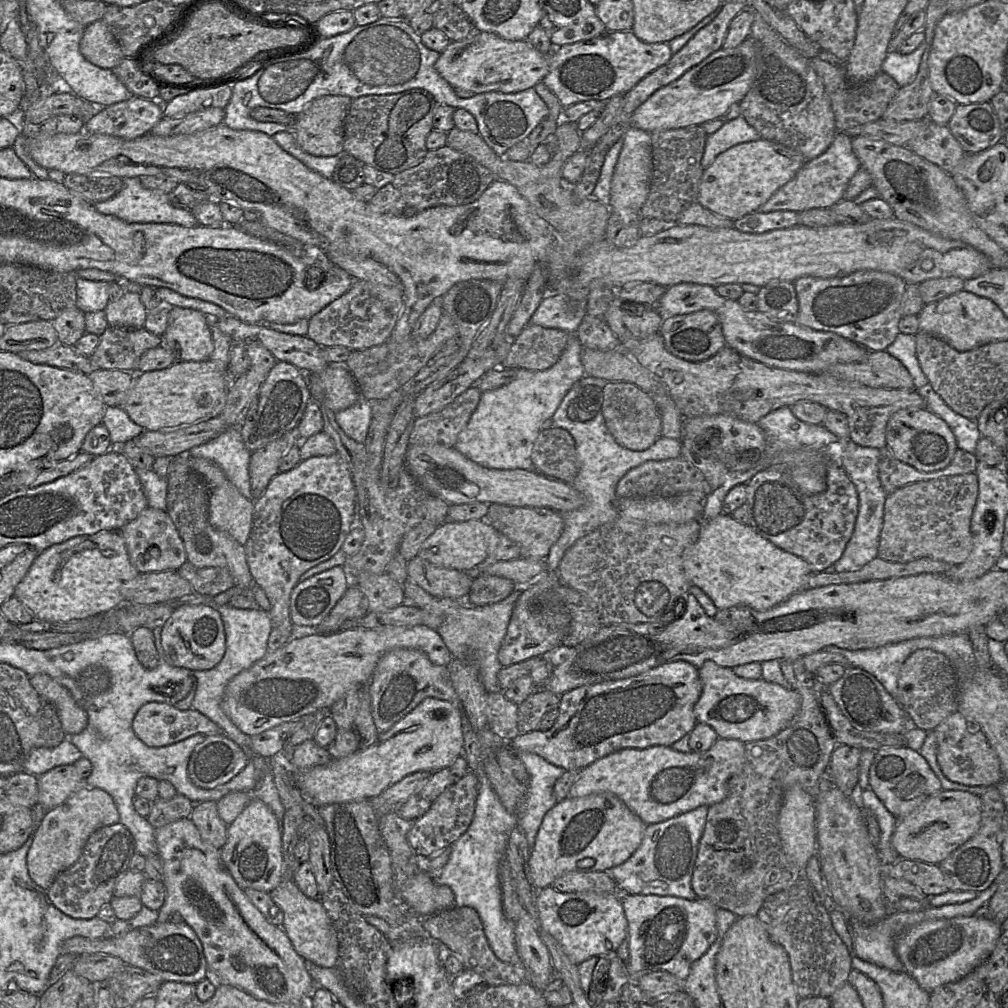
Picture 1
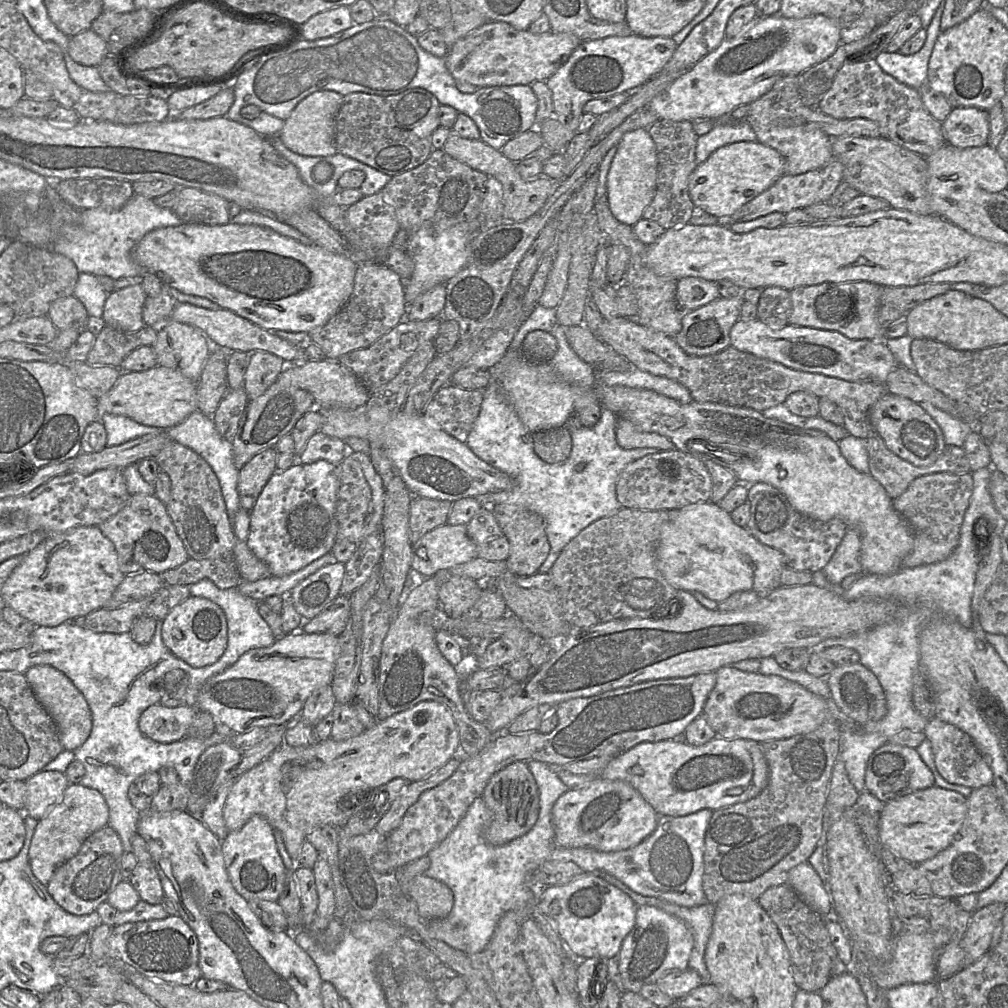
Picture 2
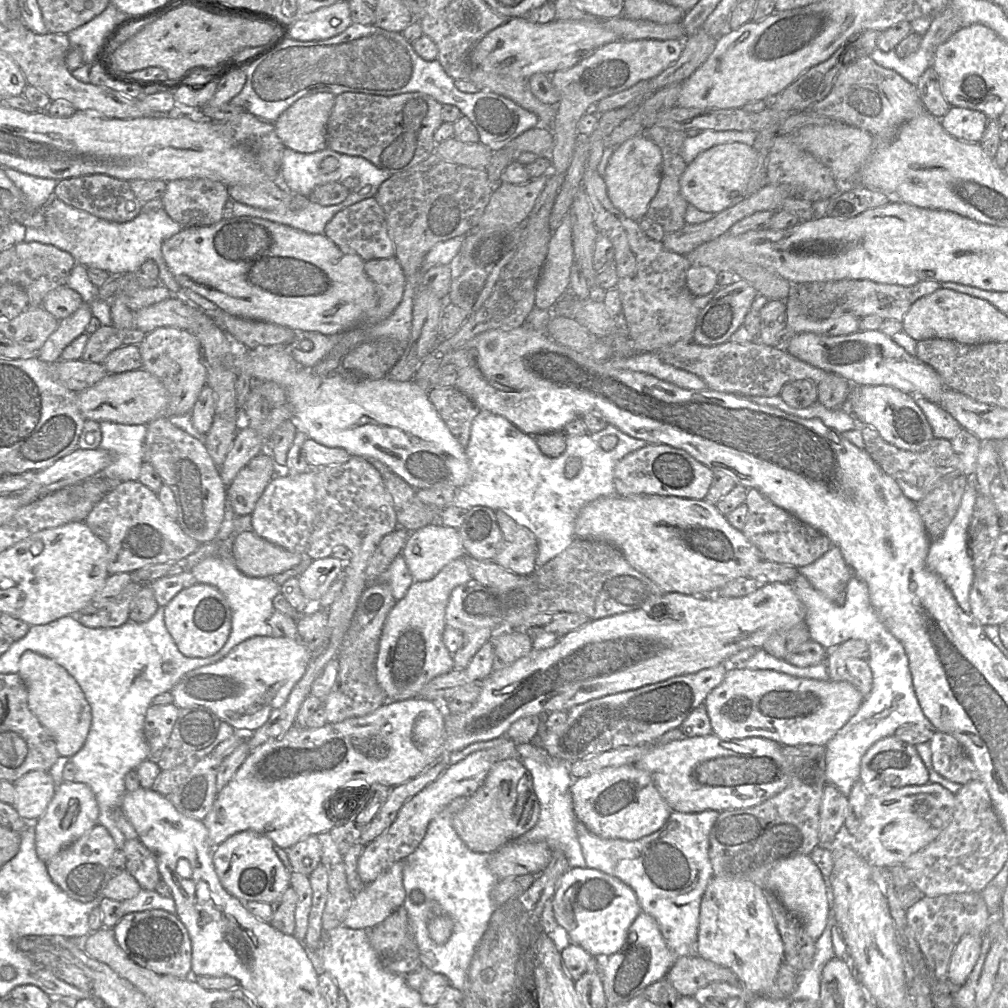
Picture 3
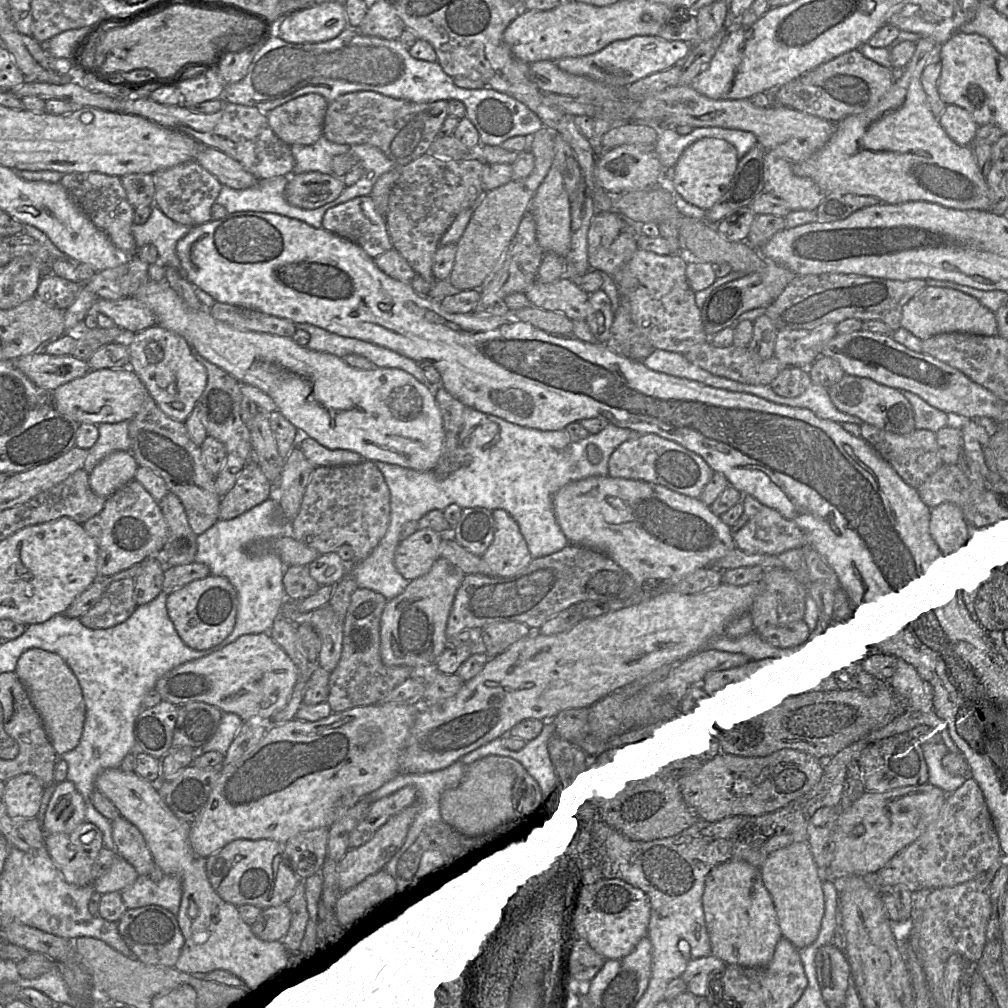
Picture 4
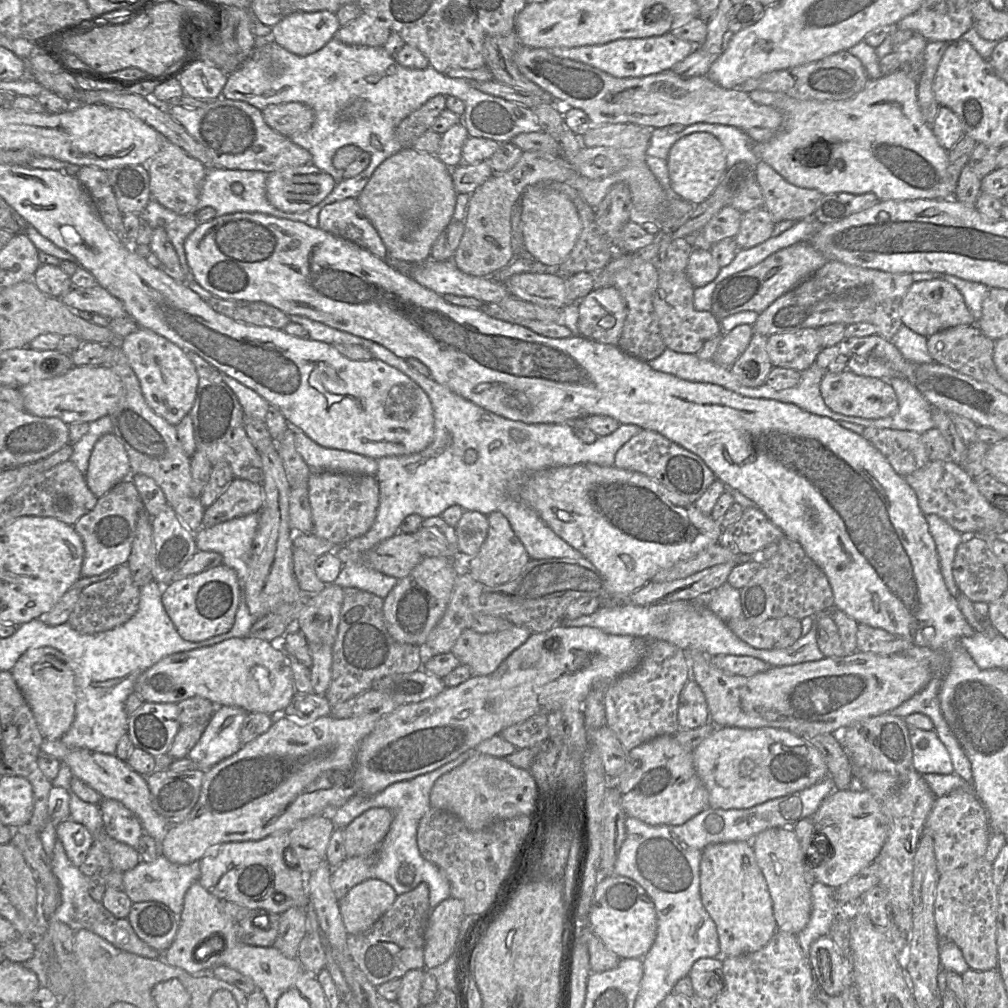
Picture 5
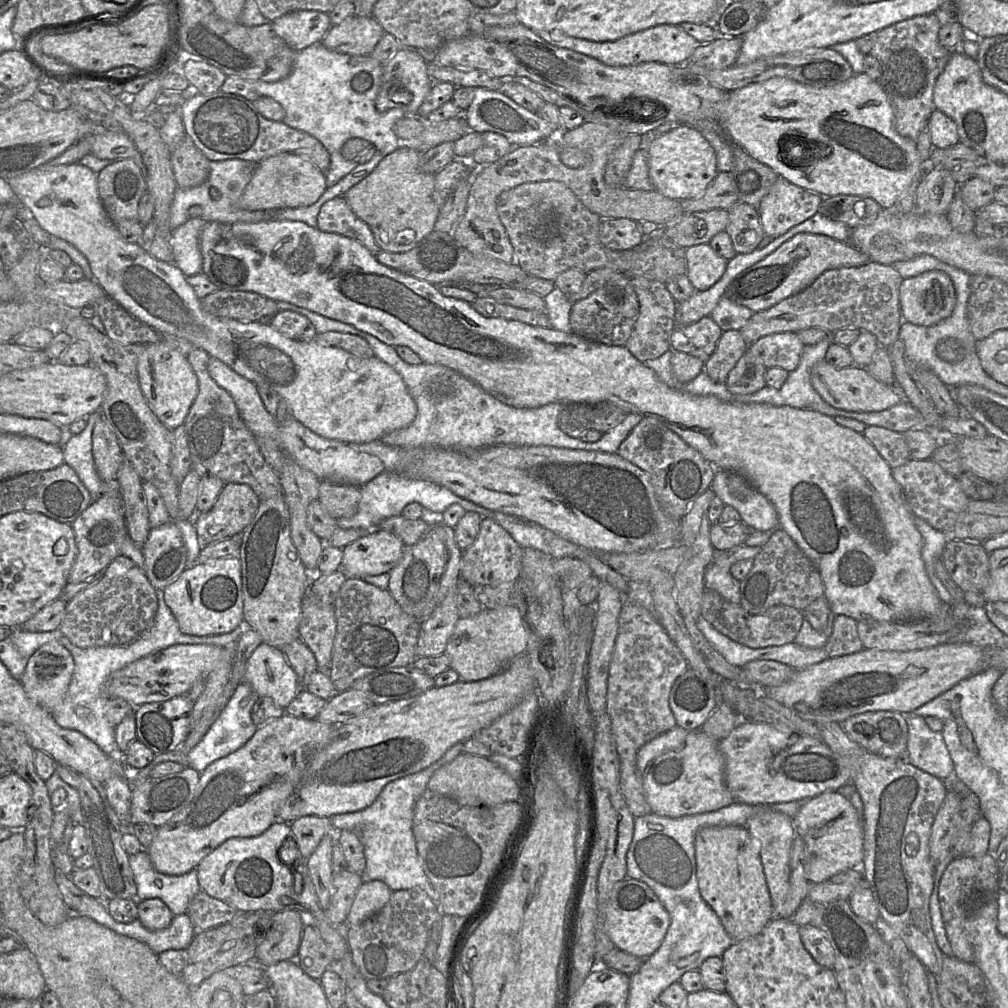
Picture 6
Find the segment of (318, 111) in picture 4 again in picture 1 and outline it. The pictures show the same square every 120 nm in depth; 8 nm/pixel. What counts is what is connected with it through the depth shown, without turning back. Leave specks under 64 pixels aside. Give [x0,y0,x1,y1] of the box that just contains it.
[290,96,352,157]

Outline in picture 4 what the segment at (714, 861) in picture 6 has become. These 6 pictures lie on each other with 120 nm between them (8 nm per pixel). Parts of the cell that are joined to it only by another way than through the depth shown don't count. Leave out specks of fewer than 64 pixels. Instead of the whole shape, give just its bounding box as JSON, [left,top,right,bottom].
[702,859,782,968]

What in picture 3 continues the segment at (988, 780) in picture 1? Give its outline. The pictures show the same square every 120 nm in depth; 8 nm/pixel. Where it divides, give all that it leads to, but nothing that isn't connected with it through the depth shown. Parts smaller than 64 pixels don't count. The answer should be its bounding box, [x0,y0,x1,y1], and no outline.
[929,730,979,785]

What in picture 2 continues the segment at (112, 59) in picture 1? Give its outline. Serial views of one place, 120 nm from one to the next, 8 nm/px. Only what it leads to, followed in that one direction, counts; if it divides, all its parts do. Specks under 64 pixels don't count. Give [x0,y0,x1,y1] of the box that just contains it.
[68,29,109,67]

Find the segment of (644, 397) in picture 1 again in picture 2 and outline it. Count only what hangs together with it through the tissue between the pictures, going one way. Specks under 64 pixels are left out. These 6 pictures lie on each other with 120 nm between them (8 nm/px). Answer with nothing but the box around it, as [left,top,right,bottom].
[615,417,675,451]

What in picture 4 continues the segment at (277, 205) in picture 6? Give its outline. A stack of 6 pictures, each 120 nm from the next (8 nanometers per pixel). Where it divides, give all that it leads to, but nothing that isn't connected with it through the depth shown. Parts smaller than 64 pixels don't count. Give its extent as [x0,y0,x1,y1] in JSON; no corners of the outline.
[286,172,344,210]

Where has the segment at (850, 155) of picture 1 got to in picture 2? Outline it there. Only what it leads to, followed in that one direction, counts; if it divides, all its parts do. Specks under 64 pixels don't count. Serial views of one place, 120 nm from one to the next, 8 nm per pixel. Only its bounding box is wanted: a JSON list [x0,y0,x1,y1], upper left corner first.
[718,158,843,227]

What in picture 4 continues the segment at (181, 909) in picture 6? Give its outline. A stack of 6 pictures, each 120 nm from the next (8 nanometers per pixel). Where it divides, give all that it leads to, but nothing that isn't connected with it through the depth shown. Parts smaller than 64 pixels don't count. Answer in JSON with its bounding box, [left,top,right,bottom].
[121,875,182,916]

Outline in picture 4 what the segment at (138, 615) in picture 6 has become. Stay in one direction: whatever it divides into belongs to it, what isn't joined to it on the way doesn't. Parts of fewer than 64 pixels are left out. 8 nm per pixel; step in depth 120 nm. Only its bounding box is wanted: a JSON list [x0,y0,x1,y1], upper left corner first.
[79,579,135,629]

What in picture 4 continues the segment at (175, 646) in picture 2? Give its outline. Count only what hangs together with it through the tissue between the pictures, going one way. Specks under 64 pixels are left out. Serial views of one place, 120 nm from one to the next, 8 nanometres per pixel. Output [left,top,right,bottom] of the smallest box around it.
[166,575,237,651]

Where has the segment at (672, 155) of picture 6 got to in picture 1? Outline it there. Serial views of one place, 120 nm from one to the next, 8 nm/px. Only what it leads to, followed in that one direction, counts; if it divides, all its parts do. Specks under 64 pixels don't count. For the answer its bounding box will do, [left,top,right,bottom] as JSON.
[698,138,805,220]

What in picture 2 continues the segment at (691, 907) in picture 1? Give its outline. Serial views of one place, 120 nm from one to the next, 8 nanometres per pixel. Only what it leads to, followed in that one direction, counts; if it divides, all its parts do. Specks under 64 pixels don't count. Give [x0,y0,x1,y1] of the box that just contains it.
[618,906,692,993]

